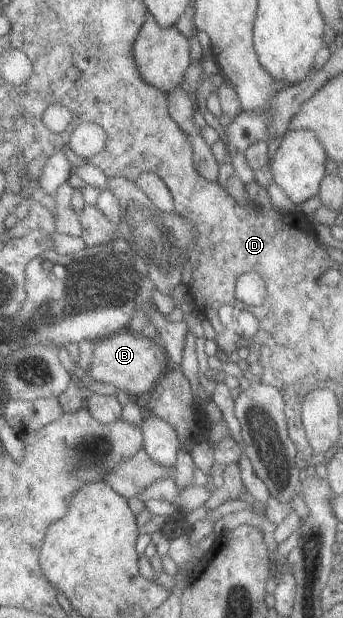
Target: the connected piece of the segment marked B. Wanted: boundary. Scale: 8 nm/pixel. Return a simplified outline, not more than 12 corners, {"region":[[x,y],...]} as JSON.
{"region":[[157,337],[96,340],[85,371],[136,398],[171,365]]}

